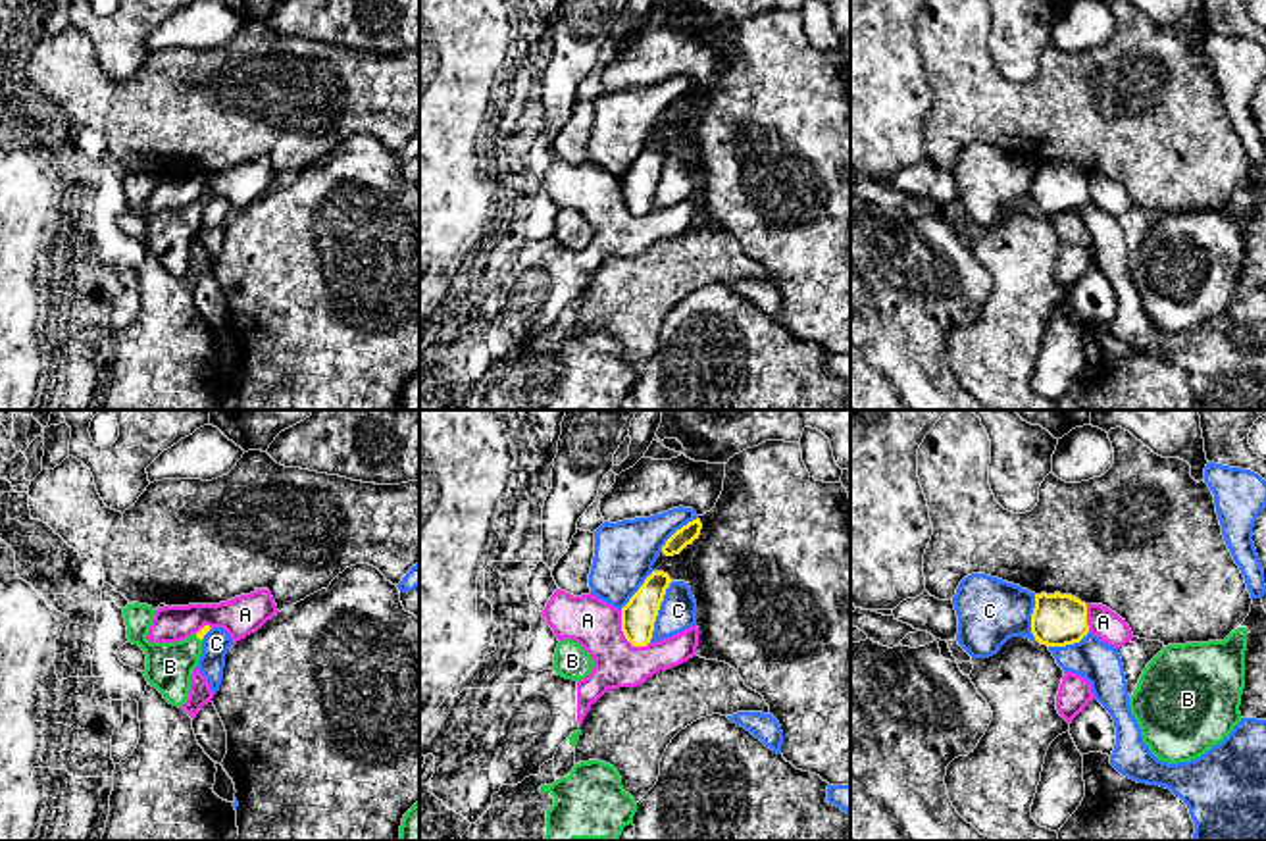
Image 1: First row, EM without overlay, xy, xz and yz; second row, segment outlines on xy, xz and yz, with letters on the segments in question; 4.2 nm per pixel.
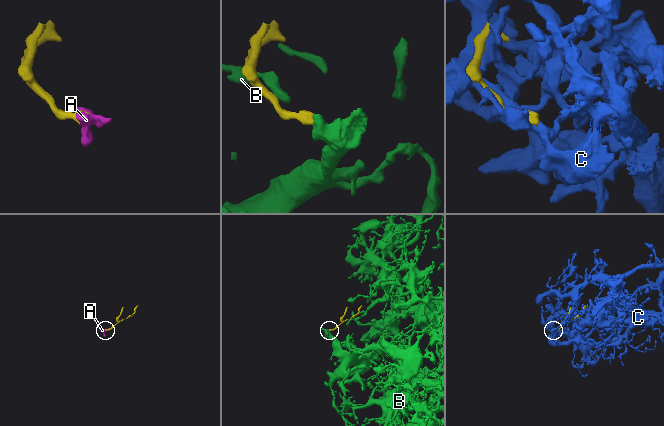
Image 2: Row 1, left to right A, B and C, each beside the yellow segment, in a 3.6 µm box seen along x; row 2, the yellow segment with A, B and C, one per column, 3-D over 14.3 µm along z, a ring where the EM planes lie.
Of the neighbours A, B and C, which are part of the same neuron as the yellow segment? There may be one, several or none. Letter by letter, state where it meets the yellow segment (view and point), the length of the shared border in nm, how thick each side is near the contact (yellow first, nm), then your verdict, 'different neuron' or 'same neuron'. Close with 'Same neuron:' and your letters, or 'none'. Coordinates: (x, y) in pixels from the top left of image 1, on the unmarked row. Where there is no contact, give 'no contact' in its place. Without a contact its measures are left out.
A: meets yellow in xz at (624, 203); contact 190 nm long; 140 nm thick on the yellow side, 200 nm on the other; different neuron
B: meets yellow in xy at (197, 204); contact 50 nm long; 40 nm thick on the yellow side, 190 nm on the other; same neuron
C: meets yellow in xz at (657, 181); contact 280 nm long; 140 nm thick on the yellow side, 160 nm on the other; different neuron
Same neuron: B

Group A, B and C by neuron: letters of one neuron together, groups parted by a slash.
A C / B

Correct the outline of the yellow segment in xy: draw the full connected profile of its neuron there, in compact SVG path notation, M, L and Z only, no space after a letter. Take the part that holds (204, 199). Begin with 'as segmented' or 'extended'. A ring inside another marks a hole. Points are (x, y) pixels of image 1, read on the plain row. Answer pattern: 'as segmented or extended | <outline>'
extended | M127 173L123 187L127 208L146 223L146 250L156 256L173 275L183 275L189 268L192 239L202 225L202 208L212 198L204 194L198 202L175 212L150 212L146 208L156 179L148 173Z

